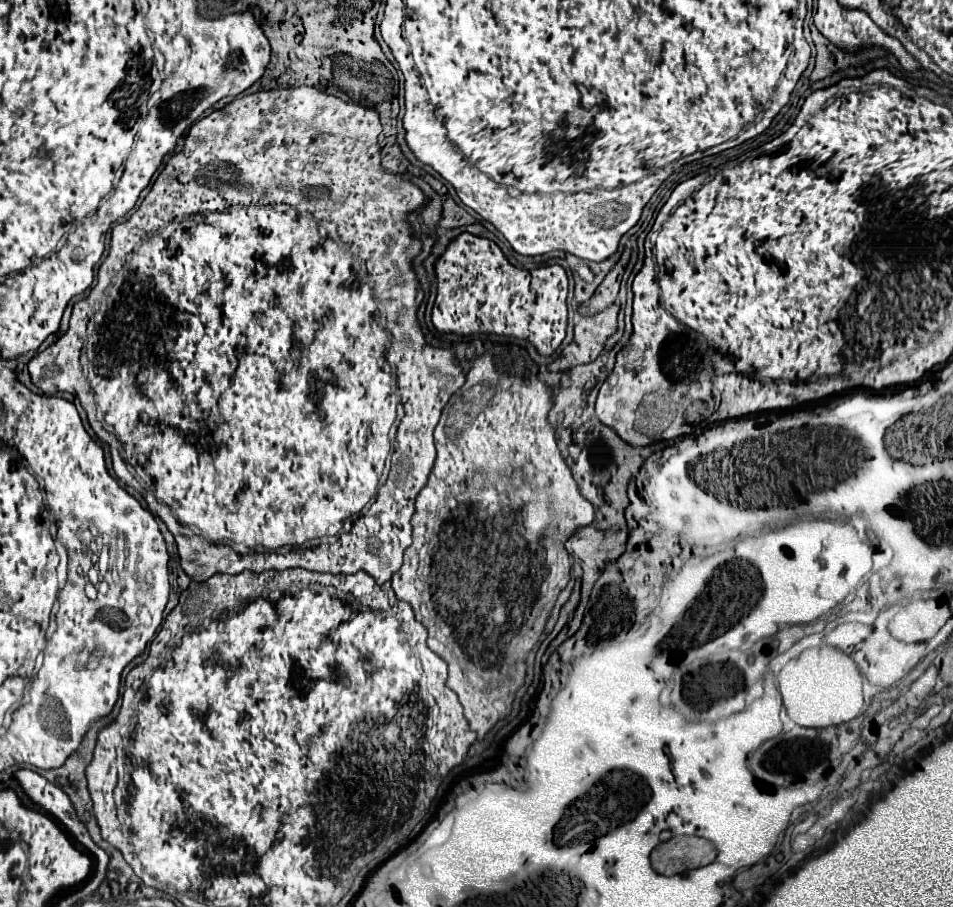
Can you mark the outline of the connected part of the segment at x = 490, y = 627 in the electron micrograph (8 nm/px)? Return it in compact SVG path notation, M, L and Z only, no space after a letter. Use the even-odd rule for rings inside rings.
M480 356L474 360L472 370L466 376L464 386L450 398L446 408L442 410L440 422L434 432L434 442L436 442L436 464L432 468L428 484L420 490L416 498L416 514L412 520L414 526L414 542L412 546L404 552L404 564L400 572L392 576L392 588L400 600L406 600L412 604L416 618L428 628L430 638L428 644L430 648L448 662L448 660L458 660L458 664L466 664L466 674L474 674L476 680L482 680L486 688L510 688L518 690L524 682L526 676L526 654L538 640L540 632L544 630L546 618L550 616L550 610L558 598L558 592L568 584L570 580L570 556L564 550L564 542L570 538L570 534L586 526L594 520L594 508L592 504L580 496L578 486L570 474L570 468L566 466L556 440L554 440L554 428L548 424L548 410L550 410L550 390L544 386L544 382L536 378L522 378L522 362L518 362L516 370L512 374L500 374L494 368L494 362L490 356ZM516 470L524 470L520 482L516 482Z

